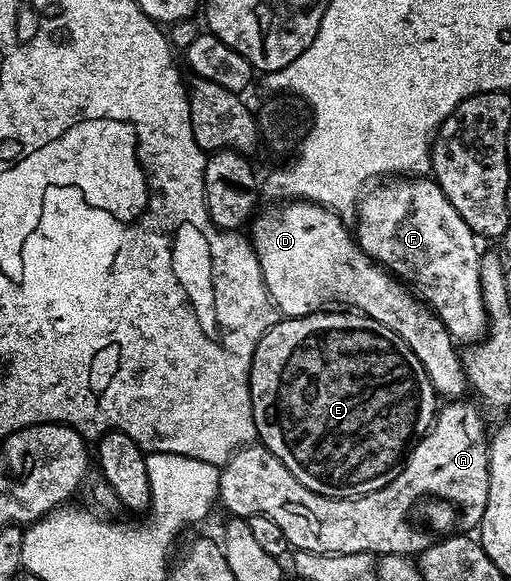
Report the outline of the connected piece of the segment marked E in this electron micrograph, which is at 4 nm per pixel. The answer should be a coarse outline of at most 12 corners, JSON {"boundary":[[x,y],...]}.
{"boundary":[[356,310],[281,317],[251,361],[260,446],[311,493],[392,481],[439,410]]}

